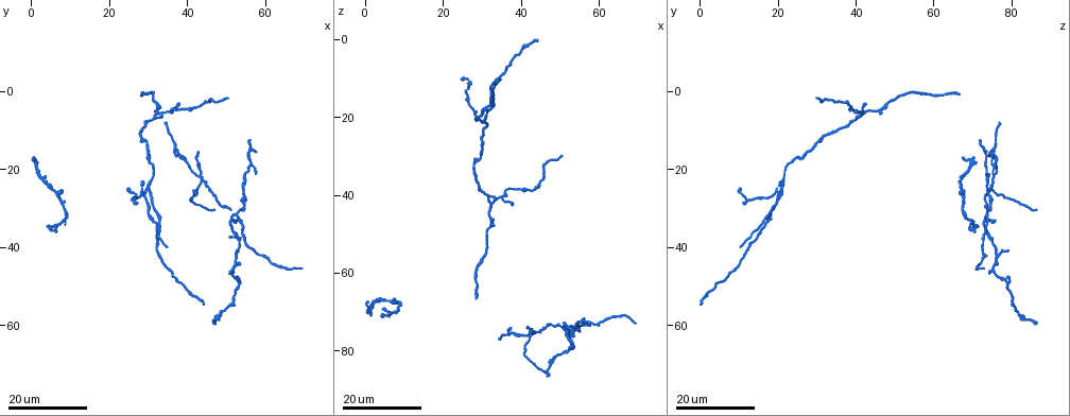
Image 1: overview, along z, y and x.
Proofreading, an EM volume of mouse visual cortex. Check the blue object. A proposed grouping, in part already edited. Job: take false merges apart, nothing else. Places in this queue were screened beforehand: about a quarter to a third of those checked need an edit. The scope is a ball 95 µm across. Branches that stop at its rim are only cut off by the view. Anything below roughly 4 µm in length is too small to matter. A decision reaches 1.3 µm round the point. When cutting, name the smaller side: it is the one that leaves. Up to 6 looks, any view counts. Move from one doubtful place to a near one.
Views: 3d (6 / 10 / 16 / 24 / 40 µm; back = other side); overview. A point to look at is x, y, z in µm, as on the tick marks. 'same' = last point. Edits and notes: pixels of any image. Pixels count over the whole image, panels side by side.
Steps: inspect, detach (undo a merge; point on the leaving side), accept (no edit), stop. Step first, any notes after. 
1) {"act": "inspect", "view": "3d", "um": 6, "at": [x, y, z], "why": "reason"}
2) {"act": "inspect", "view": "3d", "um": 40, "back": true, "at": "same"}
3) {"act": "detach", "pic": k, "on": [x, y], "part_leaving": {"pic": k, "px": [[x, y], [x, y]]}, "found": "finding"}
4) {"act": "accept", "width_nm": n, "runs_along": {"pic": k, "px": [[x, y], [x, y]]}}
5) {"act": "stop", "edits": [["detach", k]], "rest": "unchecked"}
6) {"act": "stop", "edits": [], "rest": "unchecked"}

{"act": "inspect", "view": "3d", "um": 24, "at": [32.0, 5.0, 42.0], "why": "three-way junction"}

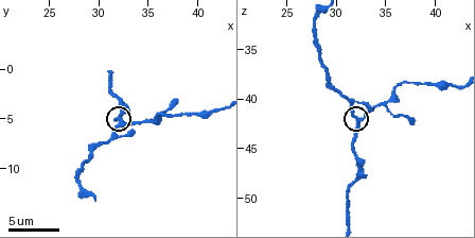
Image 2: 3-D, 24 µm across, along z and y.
{"act": "inspect", "view": "3d", "um": 6, "at": [32.2, 5.6, 42.2]}

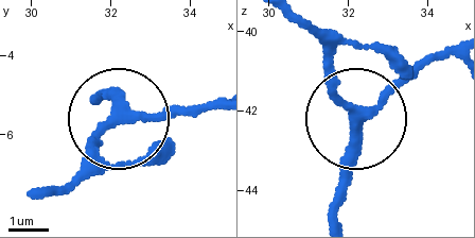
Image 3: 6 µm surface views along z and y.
{"act": "accept", "arms": 3, "found": "one neuron here"}

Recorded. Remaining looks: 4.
{"act": "inspect", "view": "3d", "um": 16, "at": [36.5, 14.5, 75.5], "why": "three arms meet"}

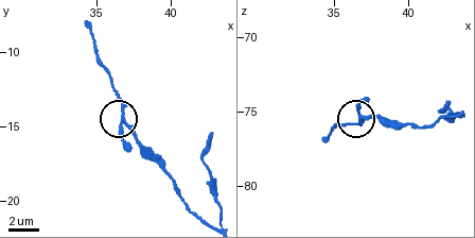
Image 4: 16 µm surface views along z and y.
{"act": "inspect", "view": "3d", "um": 10, "at": [37.2, 14.8, 75.4], "why": "zoom in"}

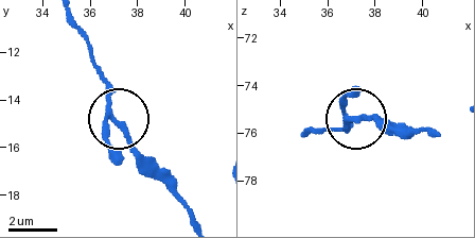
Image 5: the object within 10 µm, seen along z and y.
{"act": "accept", "side_arm_um": 49, "found": "all the same neuron"}

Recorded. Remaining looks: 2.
{"act": "inspect", "view": "3d", "um": 16, "at": [44.0, 23.5, 75.5], "why": "small branch off a trunk"}

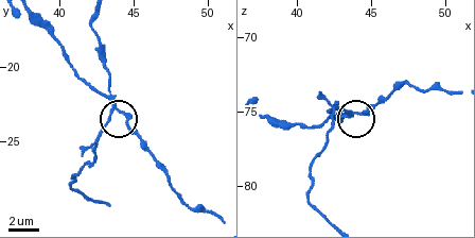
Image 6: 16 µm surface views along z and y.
{"act": "inspect", "view": "3d", "um": 10, "at": [43.8, 22.8, 75.0]}

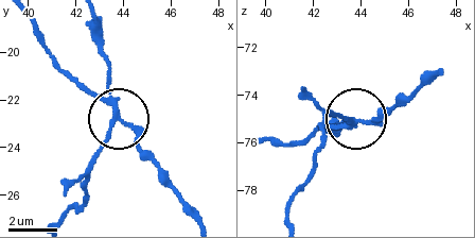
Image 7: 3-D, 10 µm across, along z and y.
{"act": "detach", "pic": 7, "on": [107, 138], "side_arm_um": 20, "part_leaving": {"pic": 7, "px": [[115, 105], [110, 133], [83, 201], [59, 219]]}, "found": "two neurons meet here"}

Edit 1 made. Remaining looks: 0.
{"act": "stop", "edits": [["detach", 7]], "rest": "unchecked"}

